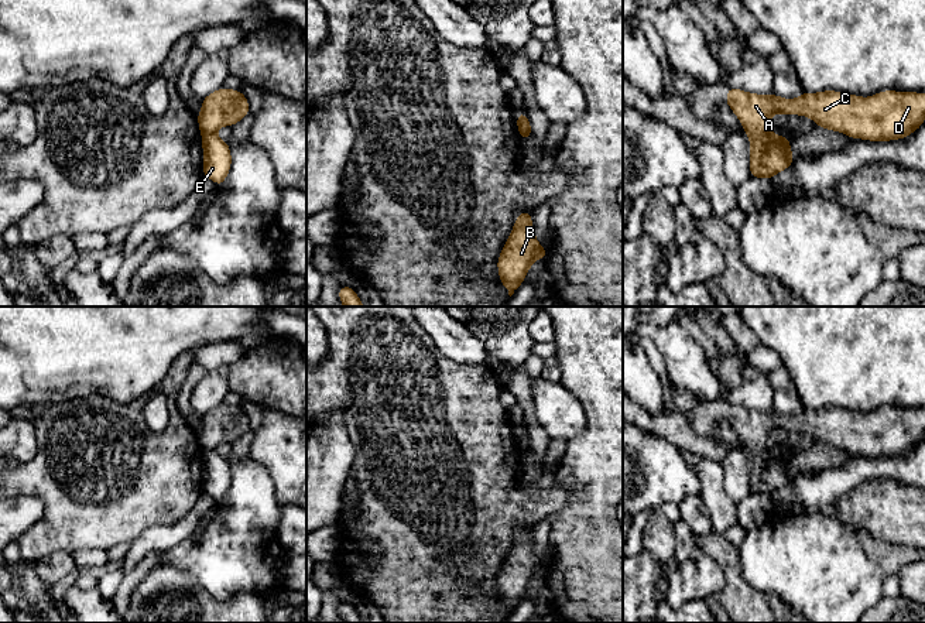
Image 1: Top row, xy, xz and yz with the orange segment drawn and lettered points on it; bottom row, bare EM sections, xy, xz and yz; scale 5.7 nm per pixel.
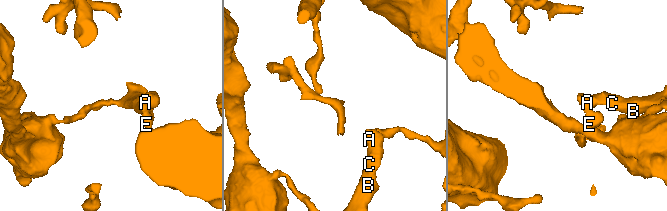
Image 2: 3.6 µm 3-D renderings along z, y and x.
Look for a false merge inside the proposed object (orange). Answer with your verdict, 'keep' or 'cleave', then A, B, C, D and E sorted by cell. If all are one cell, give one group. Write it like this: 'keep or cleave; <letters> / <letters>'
cleave; A B C D / E

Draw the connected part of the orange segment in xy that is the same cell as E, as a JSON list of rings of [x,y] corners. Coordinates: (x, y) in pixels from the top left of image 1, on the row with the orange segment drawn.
[[[215,133],[203,134],[202,148],[202,175],[212,179],[217,186],[222,186],[232,167],[232,154],[227,141],[220,140]]]

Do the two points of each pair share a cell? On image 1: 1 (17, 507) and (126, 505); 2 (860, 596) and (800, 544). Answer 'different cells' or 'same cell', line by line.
1: different cells
2: same cell

